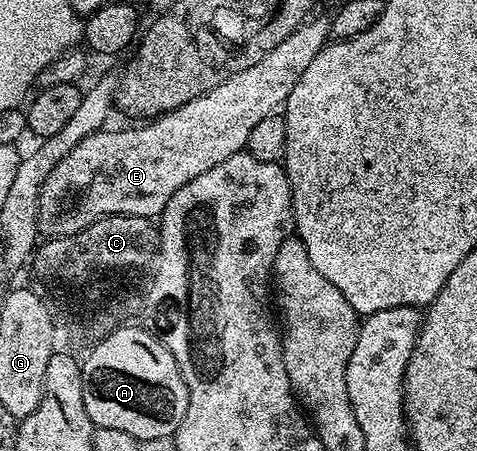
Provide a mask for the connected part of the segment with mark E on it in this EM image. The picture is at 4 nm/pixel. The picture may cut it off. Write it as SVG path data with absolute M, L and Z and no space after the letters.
M312 17L302 24L280 45L265 54L260 62L233 74L221 86L213 86L205 94L185 102L177 110L143 122L140 128L123 128L120 132L100 130L81 138L65 158L89 158L81 164L91 168L93 178L85 186L72 189L75 207L58 235L68 236L102 216L162 217L165 206L185 182L193 182L197 174L225 162L233 154L244 151L261 118L276 115L286 104L297 78L305 74L305 66L326 47L330 39L330 21Z

